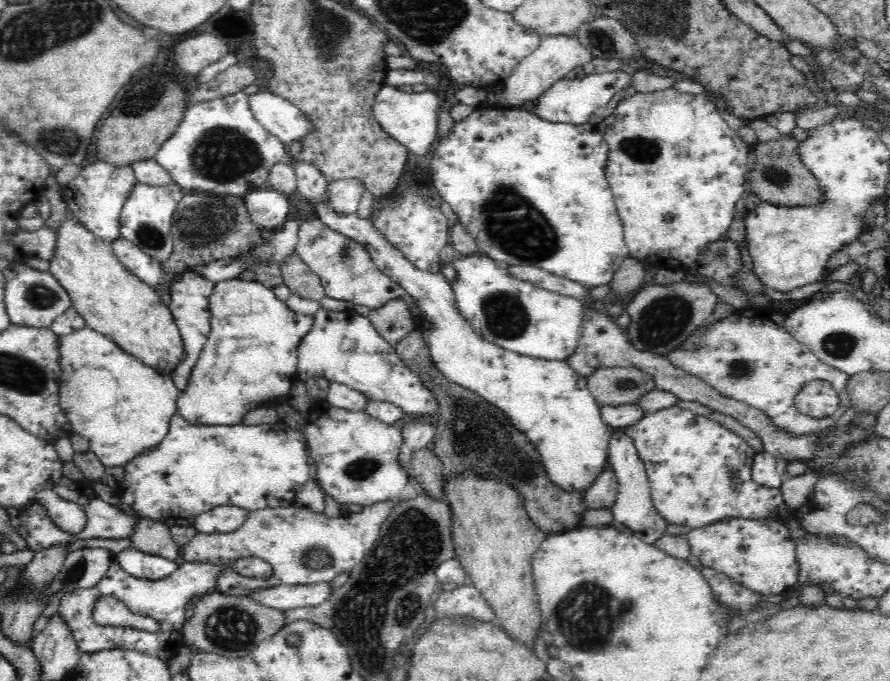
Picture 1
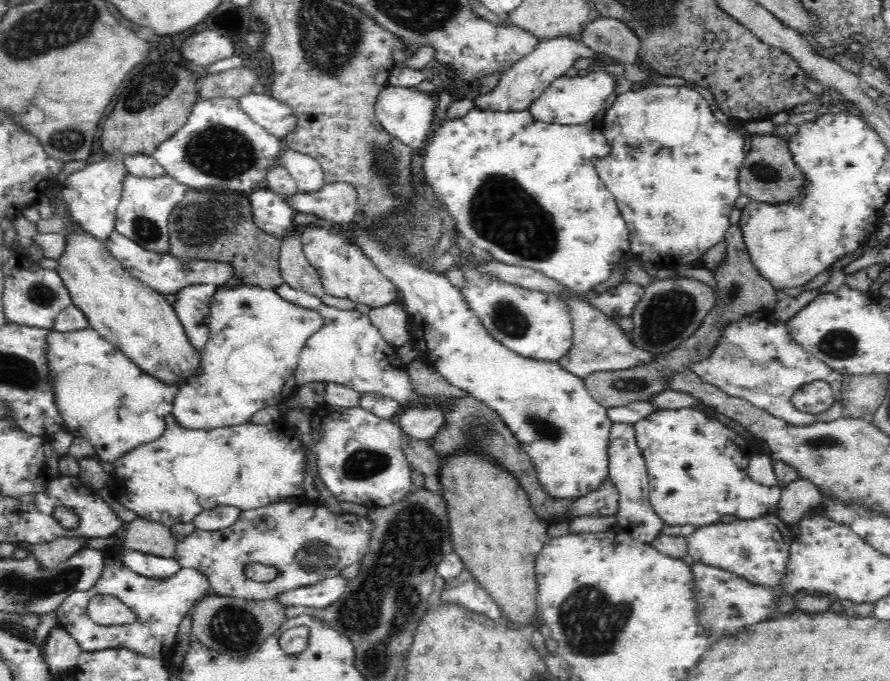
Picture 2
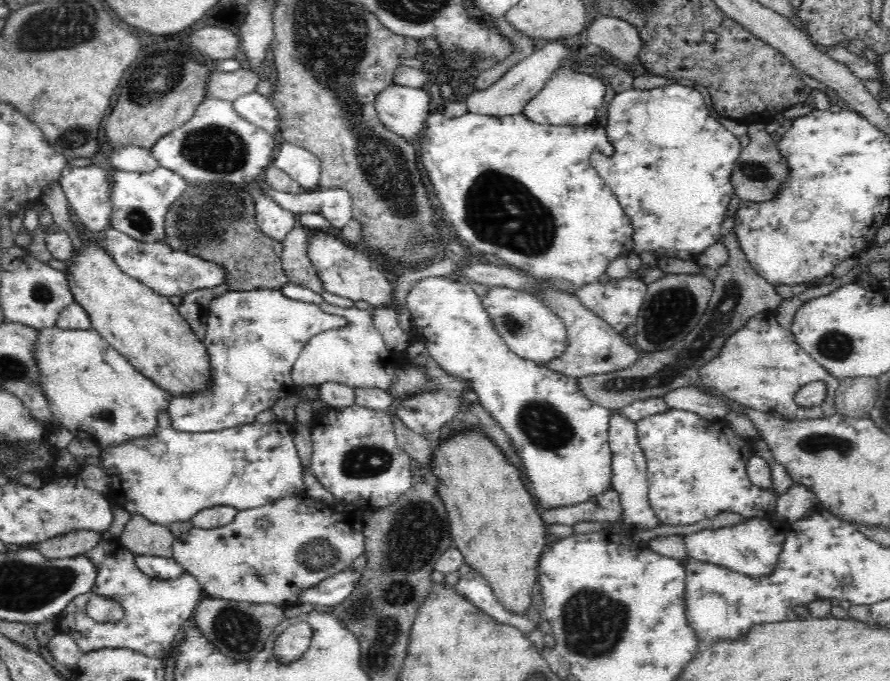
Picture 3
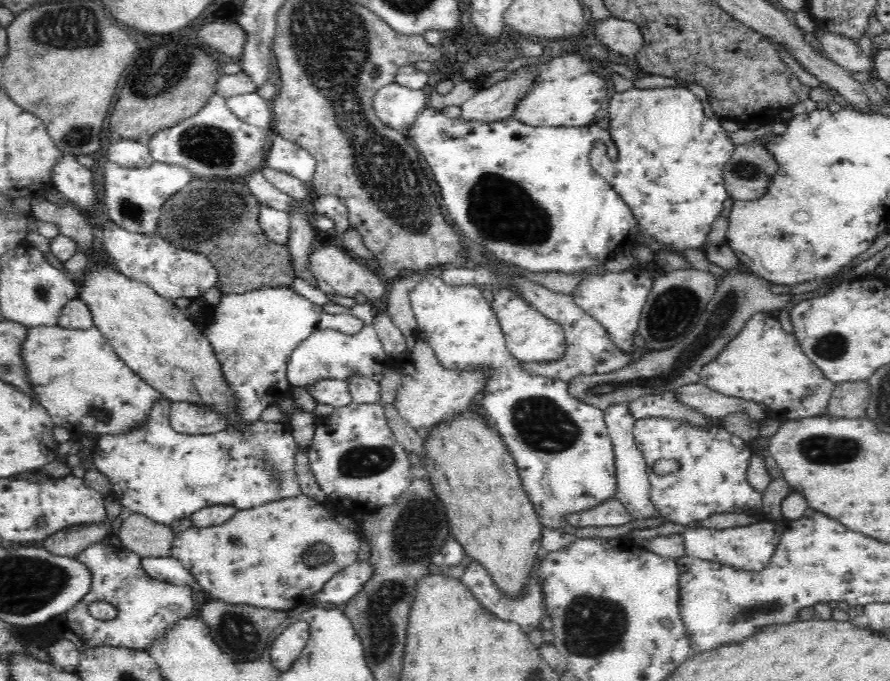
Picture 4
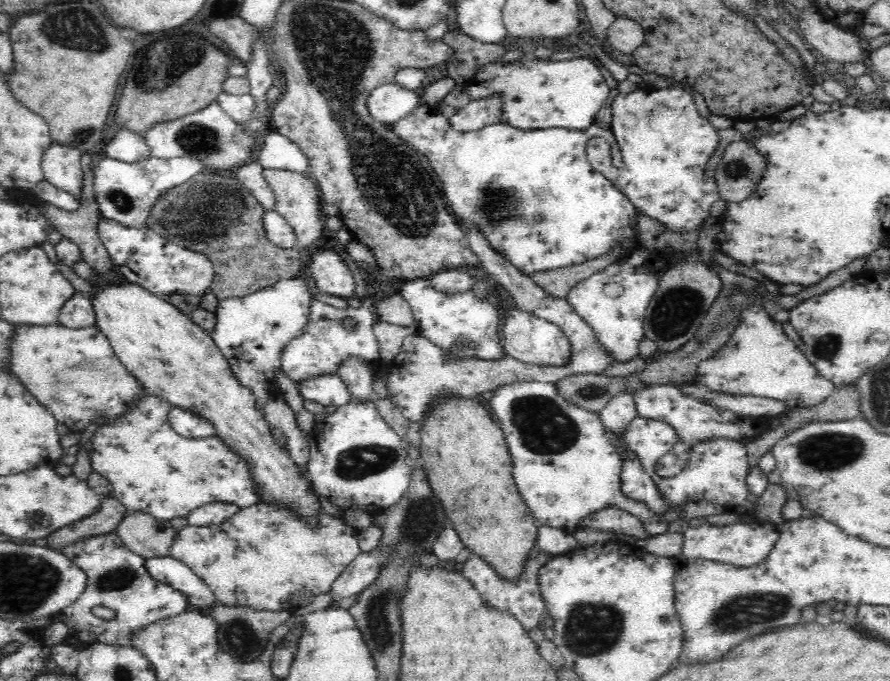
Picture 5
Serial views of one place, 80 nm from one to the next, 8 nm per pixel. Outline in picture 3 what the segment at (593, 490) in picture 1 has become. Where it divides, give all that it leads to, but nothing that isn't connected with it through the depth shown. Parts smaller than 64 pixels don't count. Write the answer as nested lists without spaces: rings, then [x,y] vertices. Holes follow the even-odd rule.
[[[608,488],[598,496],[588,498],[586,502],[580,502],[570,507],[543,509],[539,512],[542,520],[549,526],[551,524],[568,524],[573,526],[582,520],[594,522],[620,522],[623,516],[621,498],[616,489]]]

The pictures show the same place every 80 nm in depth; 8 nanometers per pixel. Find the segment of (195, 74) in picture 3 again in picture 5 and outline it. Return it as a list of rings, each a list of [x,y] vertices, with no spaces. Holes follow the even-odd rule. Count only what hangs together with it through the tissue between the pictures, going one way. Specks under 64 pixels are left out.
[[[208,46],[200,62],[180,76],[174,84],[158,92],[144,92],[138,88],[124,88],[116,108],[116,122],[120,129],[128,130],[142,137],[155,125],[161,122],[176,120],[189,115],[198,109],[206,108],[222,92],[222,84],[228,78],[230,58],[216,46]]]

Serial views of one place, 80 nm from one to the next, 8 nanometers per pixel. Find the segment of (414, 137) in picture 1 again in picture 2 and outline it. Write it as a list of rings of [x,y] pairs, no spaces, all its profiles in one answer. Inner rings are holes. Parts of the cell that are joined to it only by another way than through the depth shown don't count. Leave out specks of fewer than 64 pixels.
[[[389,84],[379,92],[374,112],[386,132],[395,136],[411,149],[424,149],[434,132],[436,98],[437,96],[428,92],[414,91],[411,88]]]

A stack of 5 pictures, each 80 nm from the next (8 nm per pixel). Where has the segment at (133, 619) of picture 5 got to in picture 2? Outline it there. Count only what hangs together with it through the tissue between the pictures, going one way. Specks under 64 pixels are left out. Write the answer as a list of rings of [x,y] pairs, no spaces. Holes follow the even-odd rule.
[[[107,551],[105,556],[105,567],[98,579],[98,582],[88,590],[80,590],[70,594],[66,597],[60,606],[57,608],[57,622],[59,625],[70,633],[73,639],[82,647],[84,652],[92,652],[97,650],[104,650],[107,648],[127,648],[131,651],[139,652],[144,656],[150,658],[157,658],[158,660],[170,663],[176,648],[176,632],[178,627],[188,621],[189,615],[192,612],[192,608],[201,598],[204,598],[206,594],[211,593],[211,584],[208,577],[200,572],[197,568],[184,568],[181,567],[176,574],[169,576],[168,578],[148,578],[147,576],[140,576],[130,568],[126,567],[120,560],[121,551]],[[94,595],[112,595],[119,598],[130,610],[137,616],[138,622],[131,625],[114,625],[114,626],[102,626],[96,624],[92,618],[90,618],[87,608],[89,600]]]

